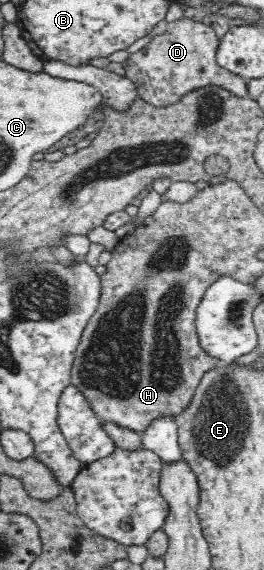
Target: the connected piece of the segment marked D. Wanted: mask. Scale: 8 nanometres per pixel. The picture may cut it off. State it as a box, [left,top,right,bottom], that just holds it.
[122,17,248,106]

